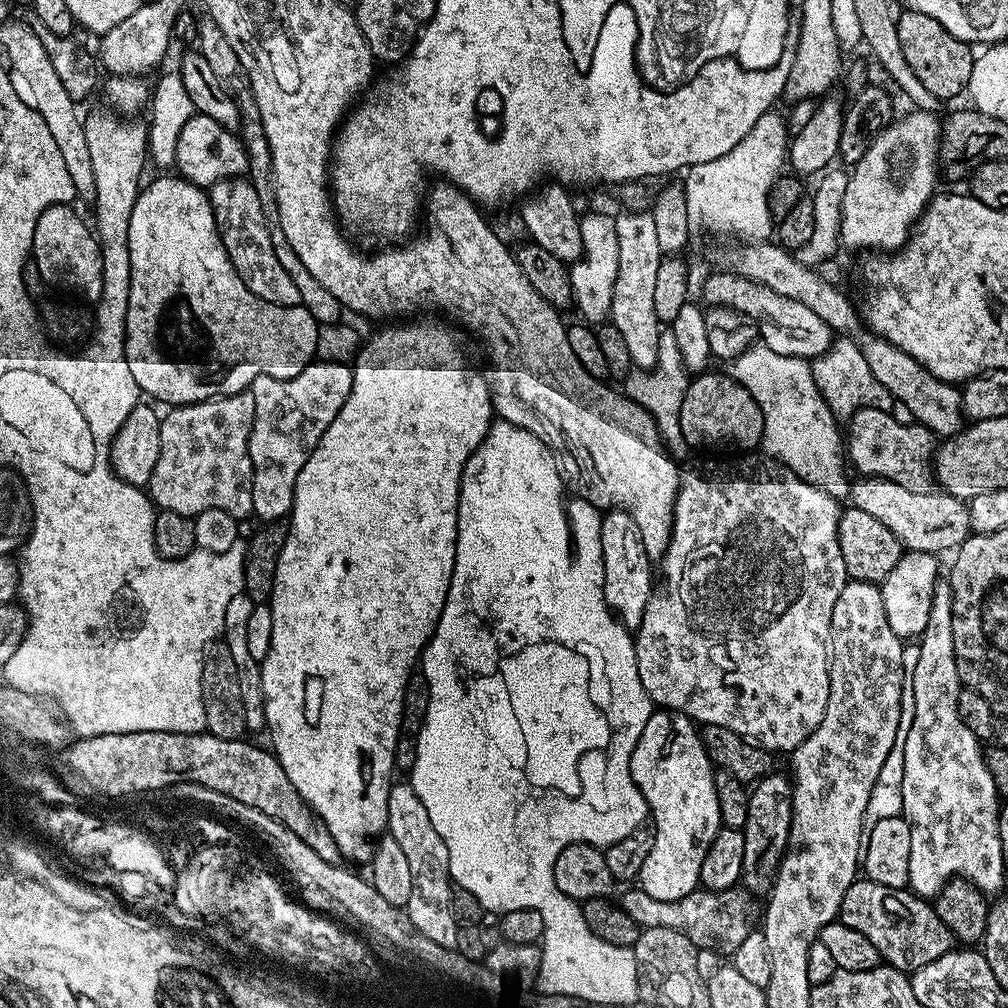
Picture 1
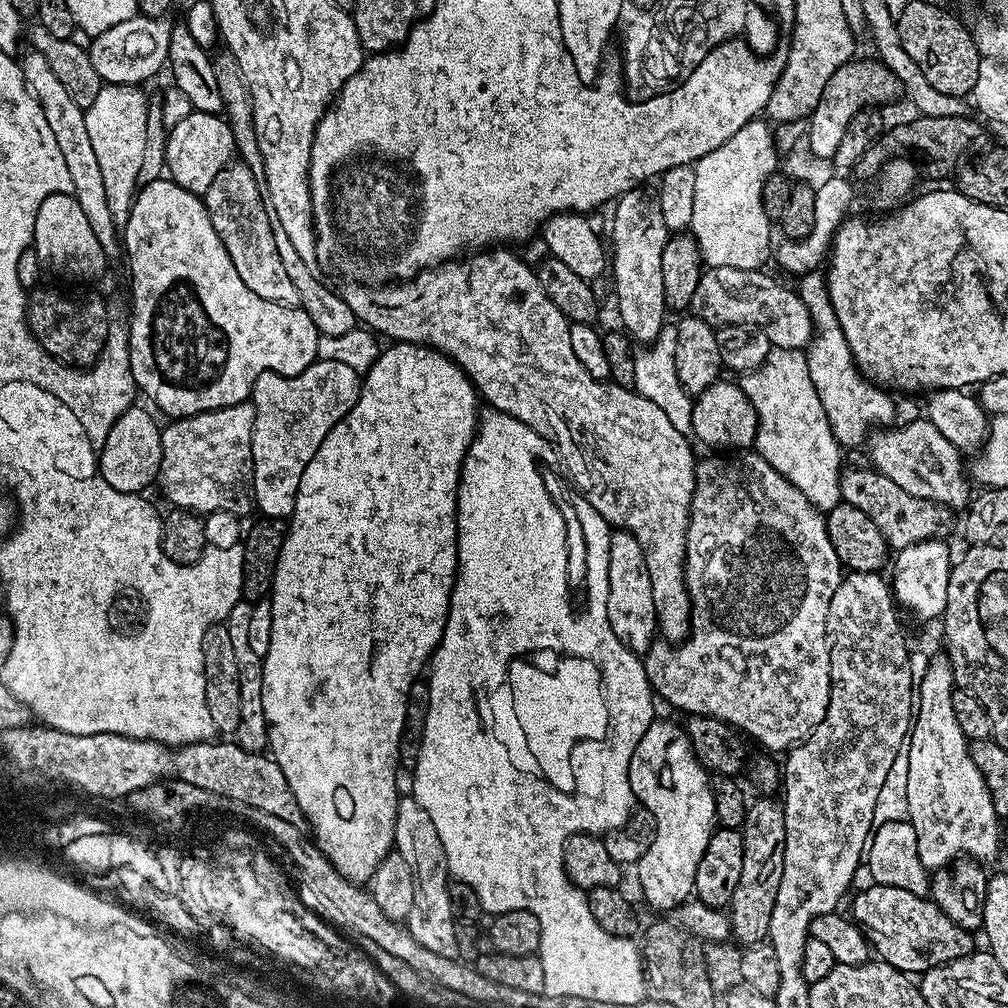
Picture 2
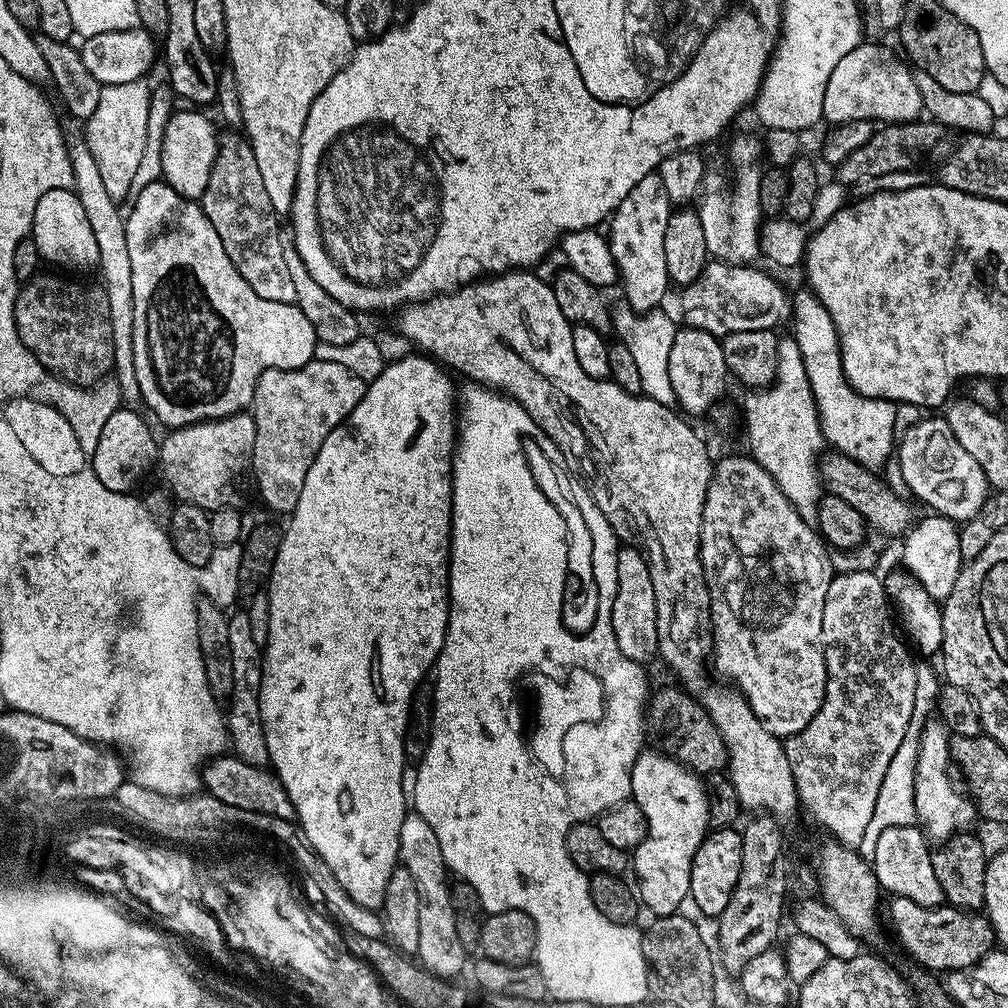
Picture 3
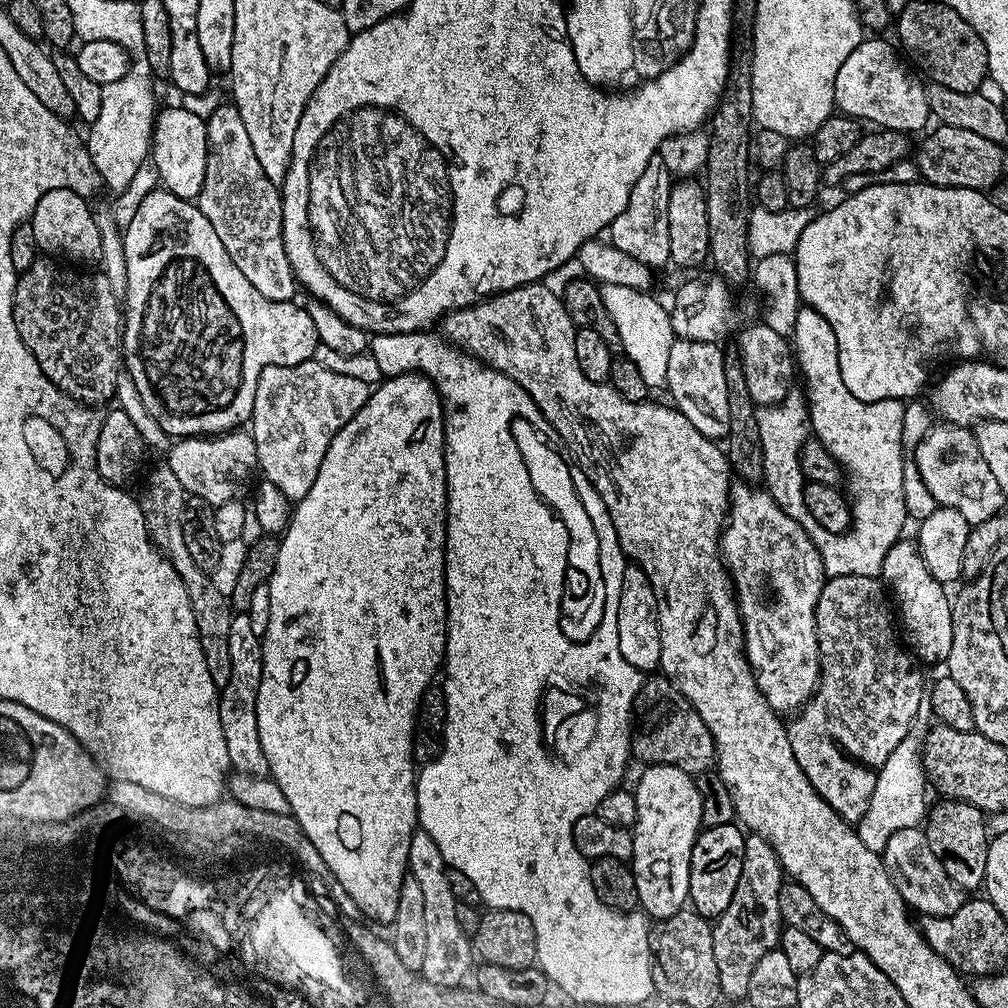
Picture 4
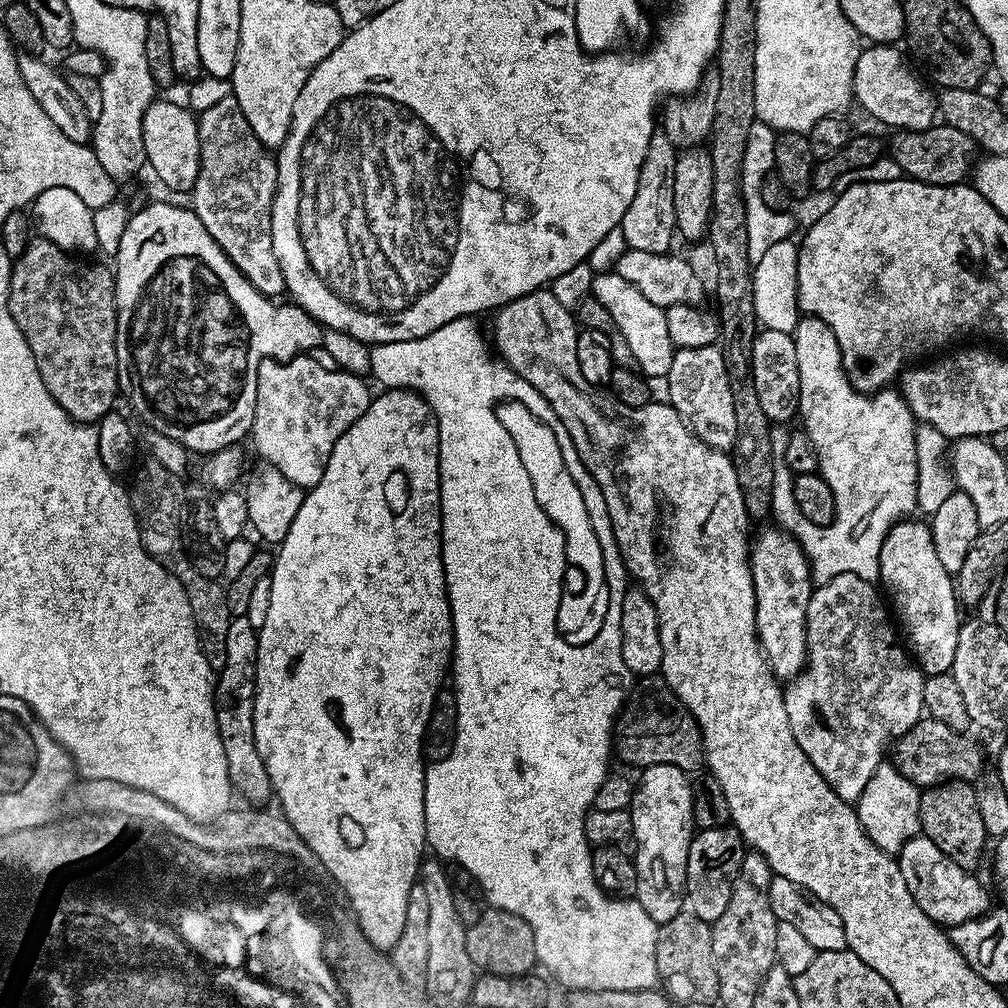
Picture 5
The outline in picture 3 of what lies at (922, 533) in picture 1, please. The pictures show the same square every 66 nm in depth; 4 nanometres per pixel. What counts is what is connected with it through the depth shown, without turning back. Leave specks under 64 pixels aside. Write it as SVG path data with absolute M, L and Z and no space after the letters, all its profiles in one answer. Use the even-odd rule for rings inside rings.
M832 450L825 453L819 460L820 479L825 491L834 497L842 498L850 506L858 510L865 521L878 528L888 536L905 535L914 522L914 515L909 504L898 496L885 482L880 480L873 469L854 462L848 455Z

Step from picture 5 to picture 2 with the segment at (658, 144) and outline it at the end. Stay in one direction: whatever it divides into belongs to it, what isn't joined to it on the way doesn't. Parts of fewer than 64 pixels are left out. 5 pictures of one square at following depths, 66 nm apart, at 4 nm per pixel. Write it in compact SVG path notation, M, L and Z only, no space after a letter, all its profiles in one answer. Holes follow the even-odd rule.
M633 190L615 201L612 212L612 248L610 244L610 272L616 283L616 308L620 311L623 331L633 341L647 346L658 338L666 326L666 309L662 294L662 250L669 238L662 210L650 191Z

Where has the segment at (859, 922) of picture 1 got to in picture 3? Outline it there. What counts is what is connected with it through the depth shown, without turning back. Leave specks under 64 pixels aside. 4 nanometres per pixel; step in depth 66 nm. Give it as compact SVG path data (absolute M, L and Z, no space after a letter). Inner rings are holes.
M892 896L888 912L892 915L892 928L900 944L920 964L941 974L958 968L973 968L994 948L991 922L984 914L966 912L951 906L927 908L910 902L910 898Z

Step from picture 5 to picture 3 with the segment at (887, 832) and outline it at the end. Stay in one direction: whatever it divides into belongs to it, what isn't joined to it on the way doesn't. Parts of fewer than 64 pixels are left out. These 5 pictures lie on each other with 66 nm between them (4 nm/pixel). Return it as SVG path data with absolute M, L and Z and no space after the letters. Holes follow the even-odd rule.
M923 662L916 665L916 689L914 690L914 714L910 718L910 726L906 730L906 738L898 745L894 758L890 758L890 767L886 769L886 778L882 778L882 787L878 790L878 802L874 802L874 814L870 818L870 826L866 826L866 834L862 834L862 842L858 845L861 856L871 858L874 846L878 846L878 838L890 826L915 825L917 823L914 810L914 778L918 762L918 746L920 735L926 723L934 712L934 701L940 694L941 677L928 664Z

